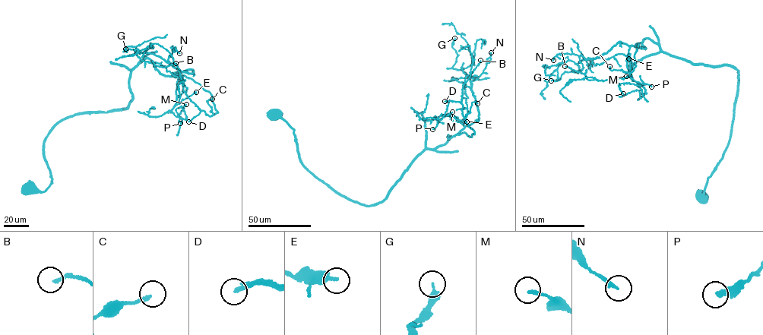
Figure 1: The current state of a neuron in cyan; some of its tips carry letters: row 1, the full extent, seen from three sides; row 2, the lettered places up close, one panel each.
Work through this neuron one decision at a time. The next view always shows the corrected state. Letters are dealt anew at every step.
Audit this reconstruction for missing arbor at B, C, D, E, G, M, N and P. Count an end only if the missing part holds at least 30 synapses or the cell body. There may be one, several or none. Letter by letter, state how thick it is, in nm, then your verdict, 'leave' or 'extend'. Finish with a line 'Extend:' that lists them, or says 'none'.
B: calibre 160 nm; leave
C: calibre 190 nm; leave
D: calibre 240 nm; extend
E: calibre 440 nm; leave
G: calibre 280 nm; leave
M: calibre 190 nm; leave
N: calibre 200 nm; leave
P: calibre 440 nm; leave
Extend: D

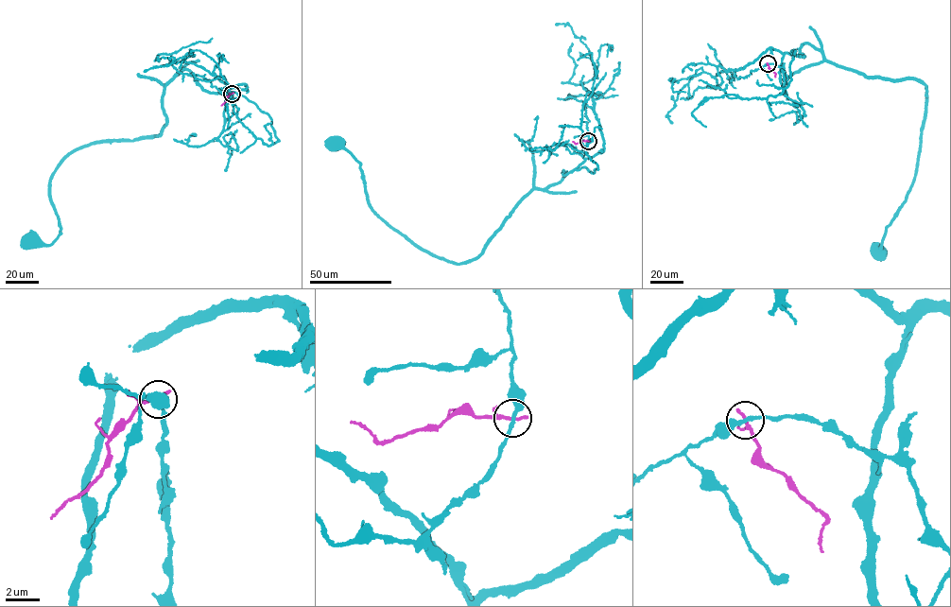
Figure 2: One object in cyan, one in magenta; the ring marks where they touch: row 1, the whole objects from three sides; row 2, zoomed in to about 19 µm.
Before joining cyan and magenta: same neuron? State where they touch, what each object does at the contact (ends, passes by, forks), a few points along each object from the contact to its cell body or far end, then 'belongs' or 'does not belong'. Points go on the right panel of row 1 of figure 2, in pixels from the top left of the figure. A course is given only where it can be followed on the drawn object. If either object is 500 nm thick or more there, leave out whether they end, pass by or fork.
(768, 63) | cyan passes by | magenta ends | cyan via (768, 63), (784, 86), (784, 54), (806, 43), (926, 86), (916, 173), (878, 256) | magenta via (768, 63), (775, 77) | does not belong

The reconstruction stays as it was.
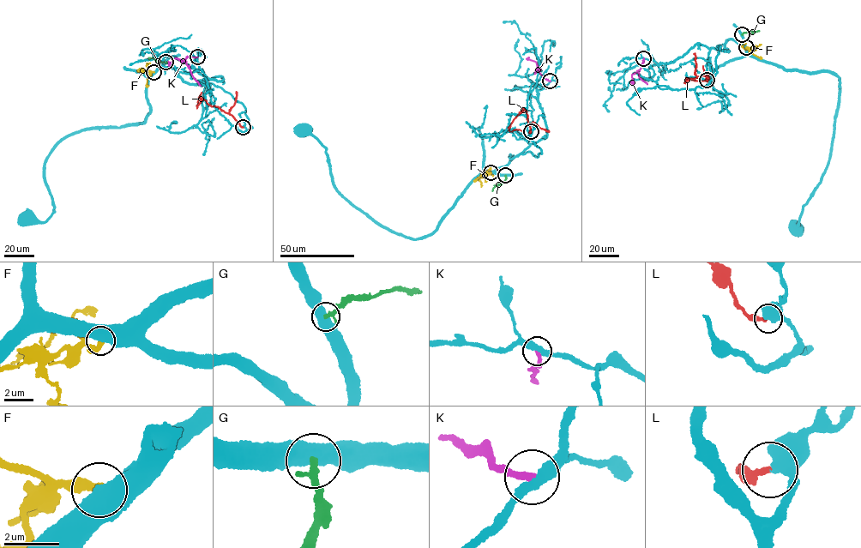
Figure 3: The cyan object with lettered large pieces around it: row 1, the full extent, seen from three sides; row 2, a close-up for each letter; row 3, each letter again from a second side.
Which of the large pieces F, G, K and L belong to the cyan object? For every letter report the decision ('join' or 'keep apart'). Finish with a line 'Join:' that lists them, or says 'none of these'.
F: keep apart
G: keep apart
K: keep apart
L: join
Join: L

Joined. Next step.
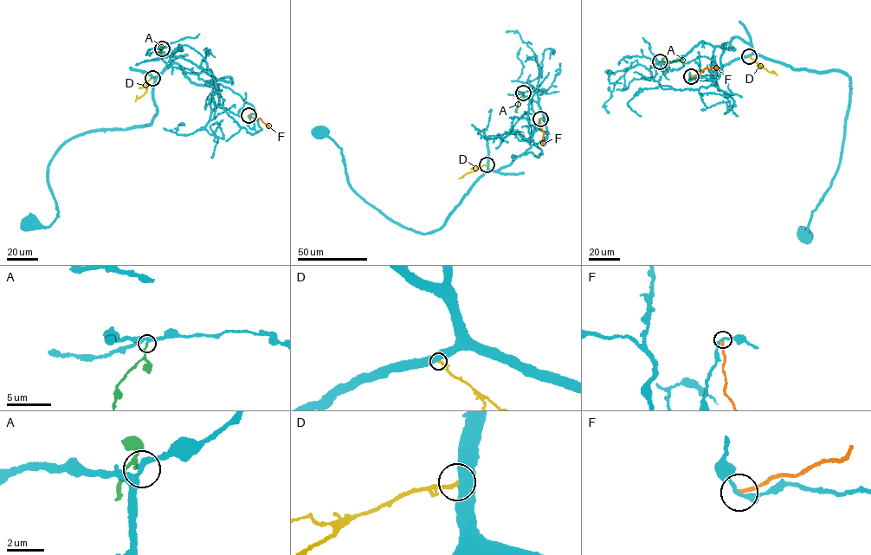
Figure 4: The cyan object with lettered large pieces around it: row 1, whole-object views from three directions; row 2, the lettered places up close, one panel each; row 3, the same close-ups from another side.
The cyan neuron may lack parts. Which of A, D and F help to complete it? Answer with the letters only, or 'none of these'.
A

